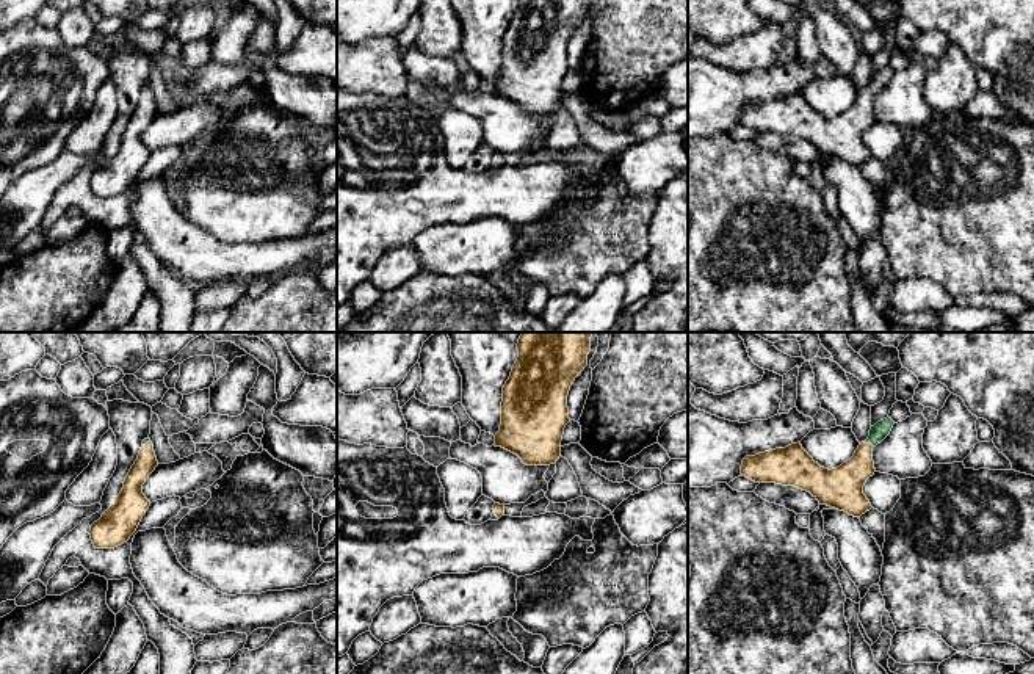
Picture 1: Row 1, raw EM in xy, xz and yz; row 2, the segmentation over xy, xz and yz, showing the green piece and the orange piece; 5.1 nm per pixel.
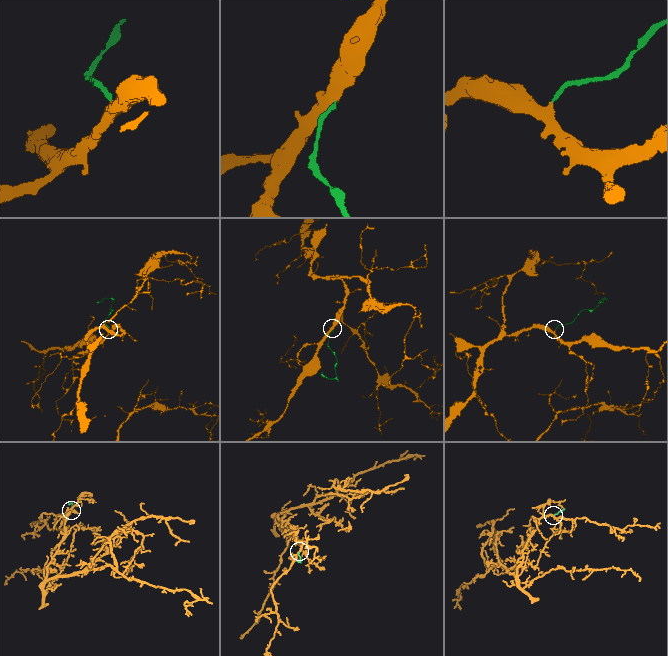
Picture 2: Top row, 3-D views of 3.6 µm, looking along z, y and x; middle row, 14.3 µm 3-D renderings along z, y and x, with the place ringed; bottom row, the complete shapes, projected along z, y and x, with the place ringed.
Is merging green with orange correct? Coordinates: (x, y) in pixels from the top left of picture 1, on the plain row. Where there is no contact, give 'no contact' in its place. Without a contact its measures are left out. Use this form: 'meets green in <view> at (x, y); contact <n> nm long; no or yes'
meets green in yz at (868, 91); contact 60 nm long; yes

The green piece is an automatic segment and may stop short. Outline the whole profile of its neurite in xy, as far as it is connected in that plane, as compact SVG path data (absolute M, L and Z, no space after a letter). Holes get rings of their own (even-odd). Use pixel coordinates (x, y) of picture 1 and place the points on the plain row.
M150 88L143 89L138 108L132 114L121 143L114 152L91 174L91 190L96 197L114 197L136 180L150 150L143 143L143 133L158 114Z

